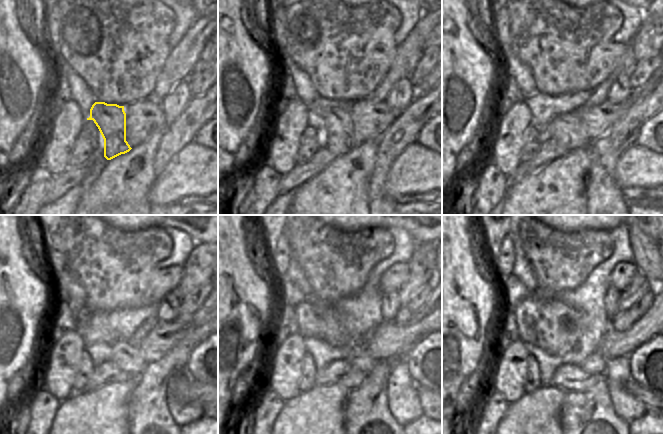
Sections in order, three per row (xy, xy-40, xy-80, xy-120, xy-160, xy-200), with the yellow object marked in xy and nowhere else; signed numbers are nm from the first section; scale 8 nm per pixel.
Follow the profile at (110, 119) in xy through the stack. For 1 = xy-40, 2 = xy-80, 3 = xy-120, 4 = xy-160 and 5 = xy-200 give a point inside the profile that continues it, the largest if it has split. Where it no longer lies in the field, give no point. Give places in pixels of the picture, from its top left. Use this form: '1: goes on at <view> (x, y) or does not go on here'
1: goes on at xy-40 (338, 137)
2: goes on at xy-80 (567, 129)
3: goes on at xy-120 (128, 358)
4: goes on at xy-160 (359, 358)
5: goes on at xy-200 (595, 363)

